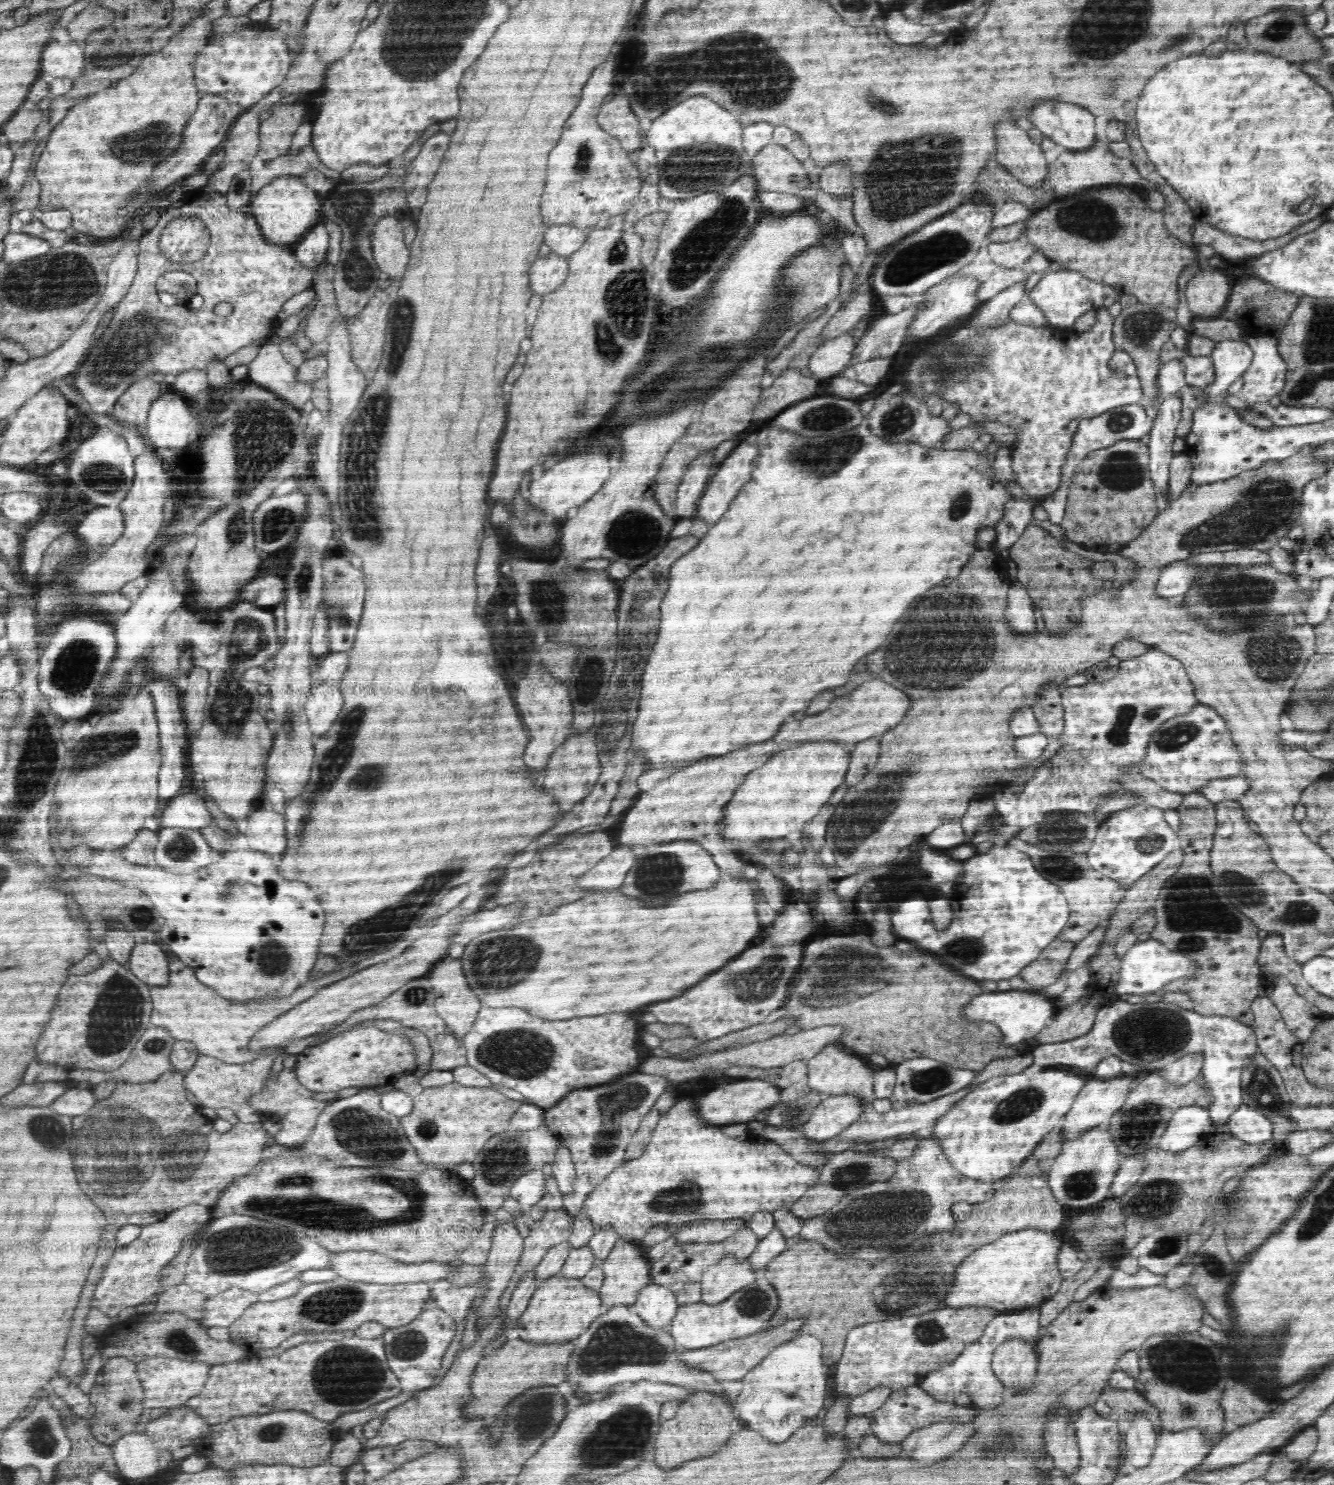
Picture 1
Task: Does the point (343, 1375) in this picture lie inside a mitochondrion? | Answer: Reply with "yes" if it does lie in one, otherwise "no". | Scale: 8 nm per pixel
yes

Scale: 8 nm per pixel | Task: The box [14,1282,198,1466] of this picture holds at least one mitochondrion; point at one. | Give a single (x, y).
(42, 1440)

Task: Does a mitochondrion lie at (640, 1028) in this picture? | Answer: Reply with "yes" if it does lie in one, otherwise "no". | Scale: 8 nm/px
no

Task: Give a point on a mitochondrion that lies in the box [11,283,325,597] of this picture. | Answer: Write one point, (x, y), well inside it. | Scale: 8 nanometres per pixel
(131, 339)

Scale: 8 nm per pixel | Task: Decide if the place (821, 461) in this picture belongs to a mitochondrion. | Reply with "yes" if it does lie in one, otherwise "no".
yes

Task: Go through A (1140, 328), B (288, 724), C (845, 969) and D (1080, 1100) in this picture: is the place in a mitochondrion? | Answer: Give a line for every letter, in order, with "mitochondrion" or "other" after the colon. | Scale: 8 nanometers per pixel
A: mitochondrion
B: mitochondrion
C: mitochondrion
D: other

